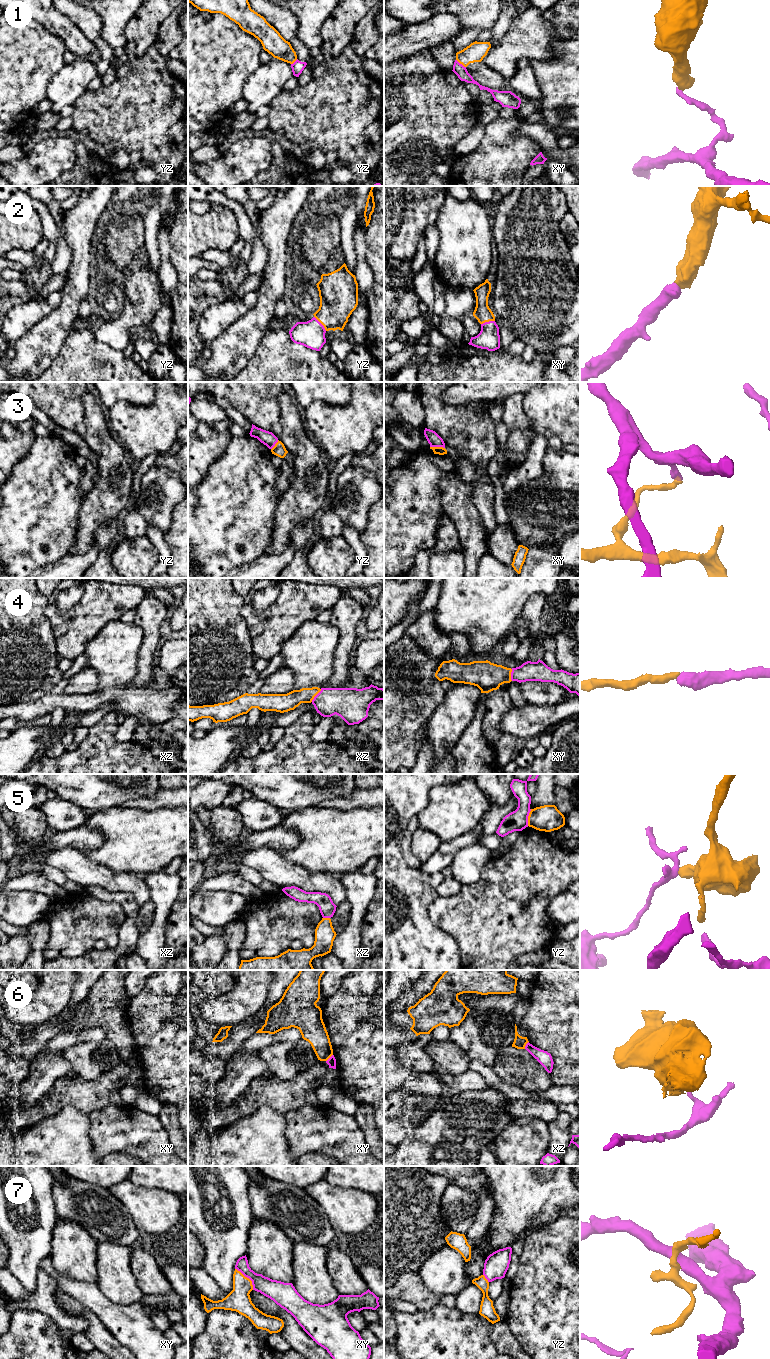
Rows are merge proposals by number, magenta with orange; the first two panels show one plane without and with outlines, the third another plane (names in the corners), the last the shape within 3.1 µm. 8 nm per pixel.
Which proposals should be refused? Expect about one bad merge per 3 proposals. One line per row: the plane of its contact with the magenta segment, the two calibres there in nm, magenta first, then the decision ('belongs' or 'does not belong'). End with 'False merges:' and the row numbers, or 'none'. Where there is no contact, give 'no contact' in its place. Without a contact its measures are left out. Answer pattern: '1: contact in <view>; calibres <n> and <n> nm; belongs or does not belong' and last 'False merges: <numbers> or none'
1: contact in xy; calibres 90 and 160 nm; does not belong
2: contact in yz; calibres 220 and 300 nm; belongs
3: contact in xy; calibres 100 and 60 nm; does not belong
4: contact in xz; calibres 240 and 140 nm; belongs
5: contact in yz; calibres 160 and 220 nm; does not belong
6: contact in xz; calibres 110 and 100 nm; does not belong
7: contact in xy; calibres 160 and 180 nm; does not belong
False merges: 1, 3, 5, 6, 7

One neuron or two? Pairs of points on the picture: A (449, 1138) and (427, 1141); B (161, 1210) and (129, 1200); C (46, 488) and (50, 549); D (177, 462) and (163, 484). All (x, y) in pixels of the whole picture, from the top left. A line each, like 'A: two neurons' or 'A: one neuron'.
A: one neuron
B: one neuron
C: one neuron
D: two neurons

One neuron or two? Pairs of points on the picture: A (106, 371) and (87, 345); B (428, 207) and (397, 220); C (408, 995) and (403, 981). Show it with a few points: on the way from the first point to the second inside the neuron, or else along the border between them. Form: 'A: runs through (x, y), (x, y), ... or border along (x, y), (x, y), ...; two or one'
A: runs through (99, 366), (87, 352); one
B: runs through (420, 207), (410, 207), (405, 212); one
C: border along (417, 980), (394, 1001); two

